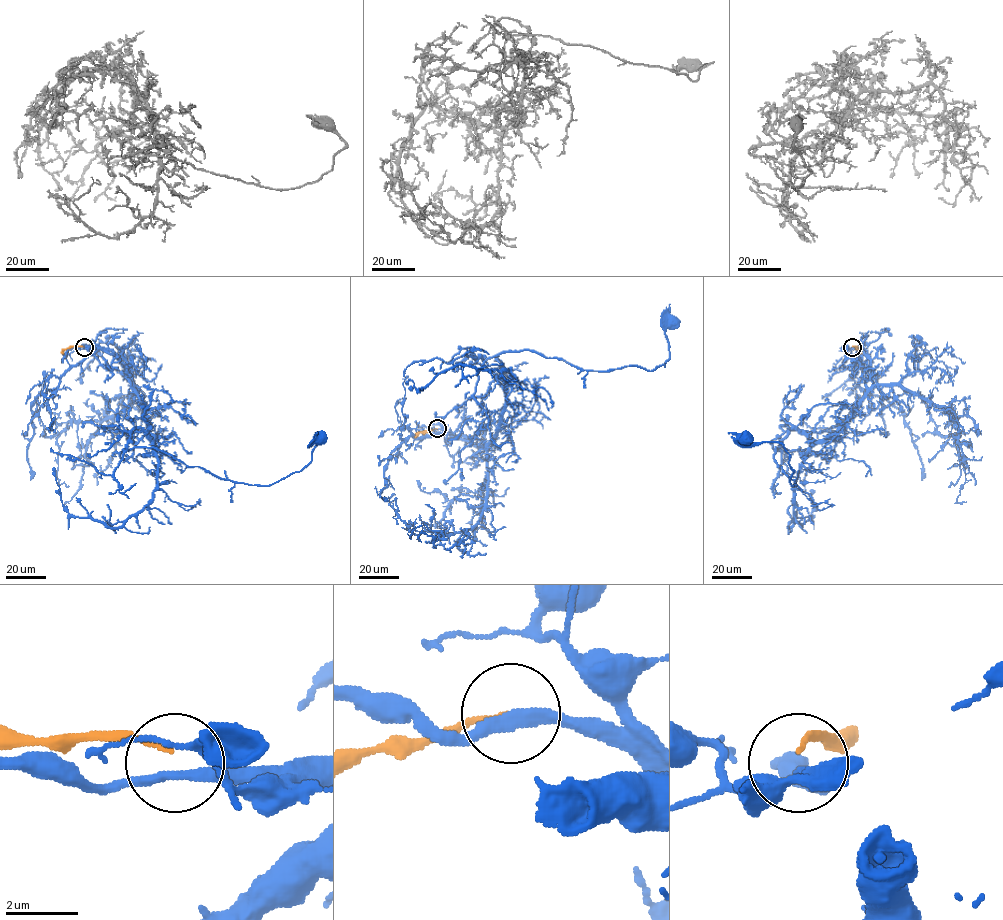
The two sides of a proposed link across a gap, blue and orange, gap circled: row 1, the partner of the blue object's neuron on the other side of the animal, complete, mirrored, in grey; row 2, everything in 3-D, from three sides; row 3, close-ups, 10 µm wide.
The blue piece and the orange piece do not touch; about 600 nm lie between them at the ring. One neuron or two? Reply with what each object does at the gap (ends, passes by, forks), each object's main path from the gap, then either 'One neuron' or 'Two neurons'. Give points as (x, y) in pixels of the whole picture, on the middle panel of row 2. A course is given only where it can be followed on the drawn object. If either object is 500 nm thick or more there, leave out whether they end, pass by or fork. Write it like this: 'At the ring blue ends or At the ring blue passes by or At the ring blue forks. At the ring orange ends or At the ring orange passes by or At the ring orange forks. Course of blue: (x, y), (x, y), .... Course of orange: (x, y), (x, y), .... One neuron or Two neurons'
At the ring blue passes by. At the ring orange ends. Course of blue: (437, 428), (496, 434), (500, 415), (472, 397), (488, 358), (652, 370), (672, 322). Course of orange: (437, 428), (423, 431), (415, 438). Two neurons

